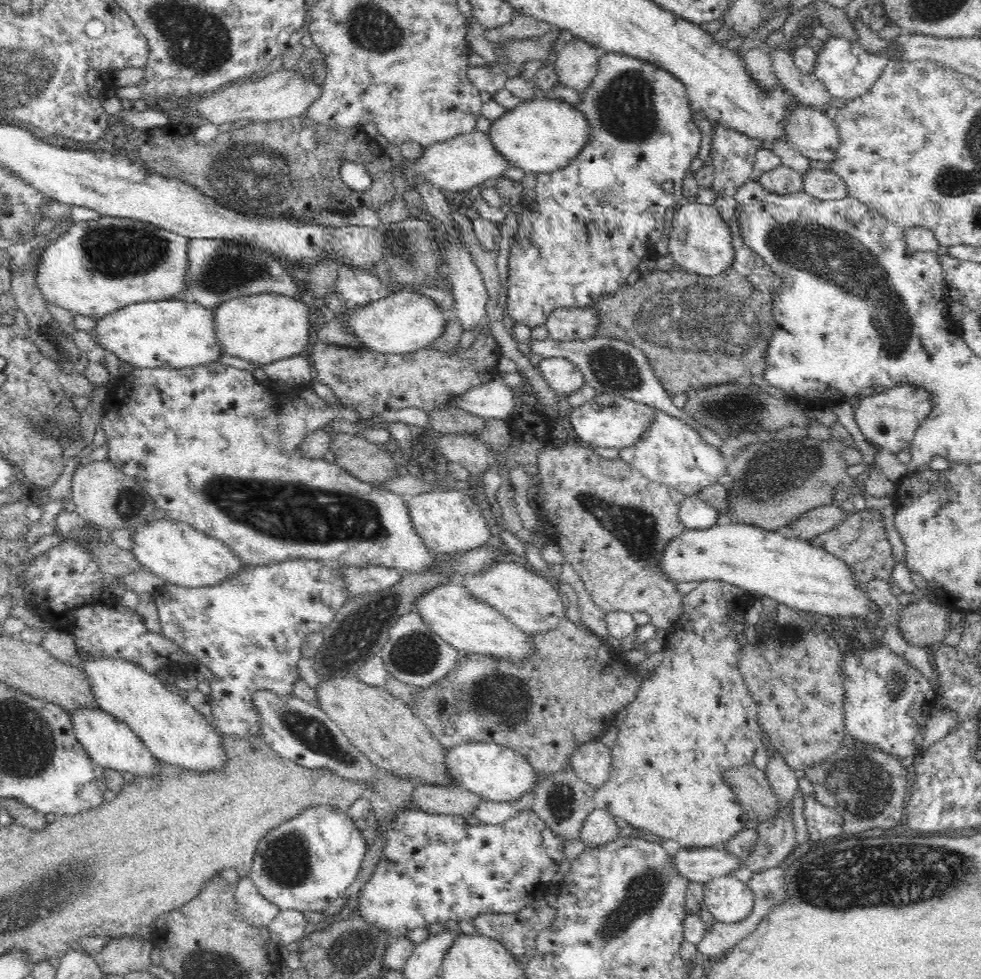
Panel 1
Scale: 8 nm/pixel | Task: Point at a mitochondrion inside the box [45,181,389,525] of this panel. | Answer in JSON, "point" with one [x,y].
{"point":[114,251]}

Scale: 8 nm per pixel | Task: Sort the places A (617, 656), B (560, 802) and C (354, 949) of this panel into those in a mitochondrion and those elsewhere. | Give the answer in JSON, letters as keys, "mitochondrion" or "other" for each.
{"A":"other","B":"mitochondrion","C":"mitochondrion"}

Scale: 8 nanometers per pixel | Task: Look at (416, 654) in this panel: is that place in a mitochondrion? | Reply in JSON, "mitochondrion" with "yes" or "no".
{"mitochondrion":"yes"}

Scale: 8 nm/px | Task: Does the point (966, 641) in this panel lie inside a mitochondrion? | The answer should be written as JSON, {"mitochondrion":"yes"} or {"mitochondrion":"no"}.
{"mitochondrion":"no"}

